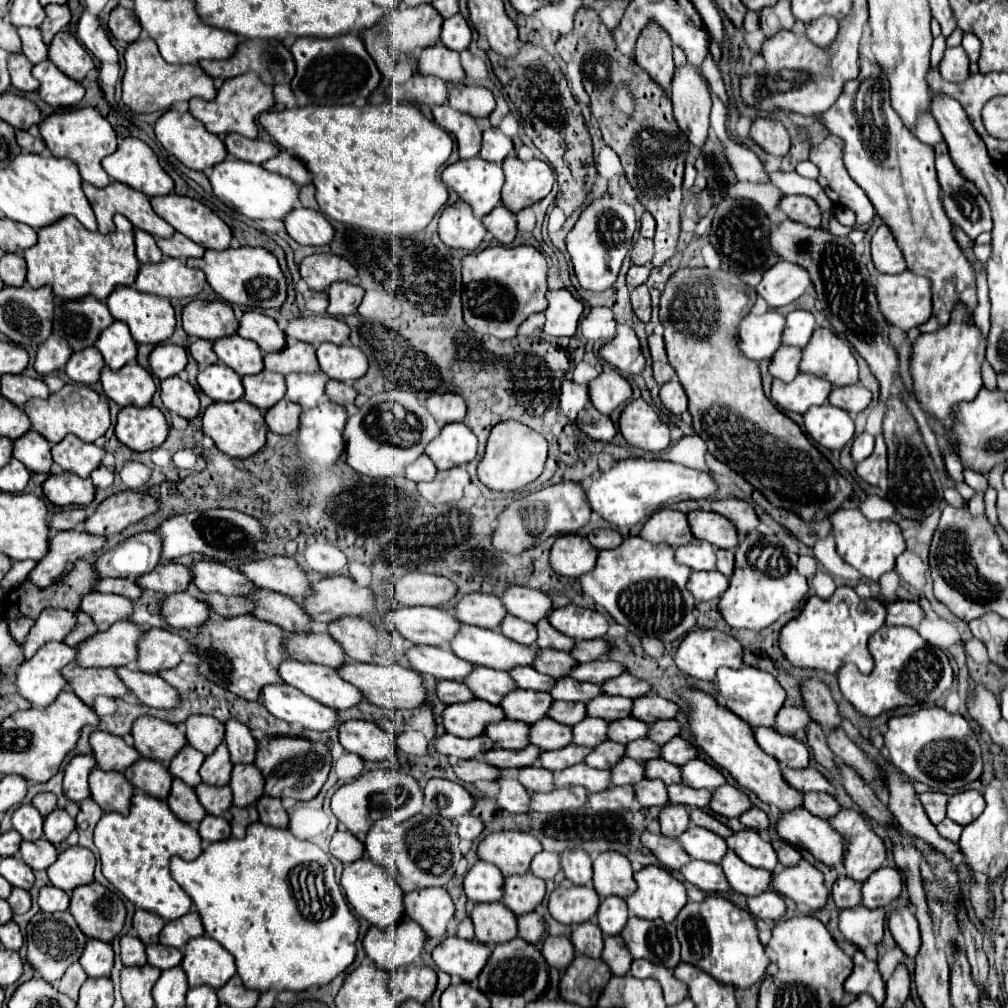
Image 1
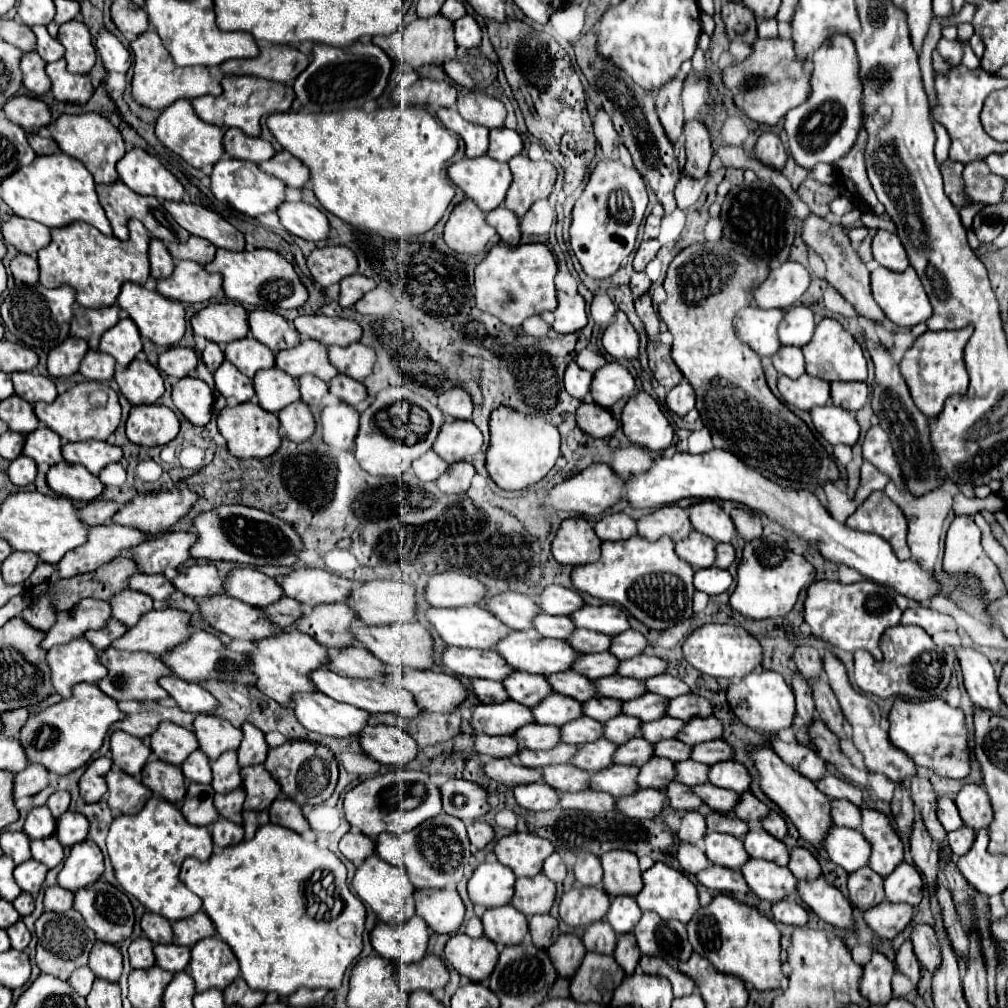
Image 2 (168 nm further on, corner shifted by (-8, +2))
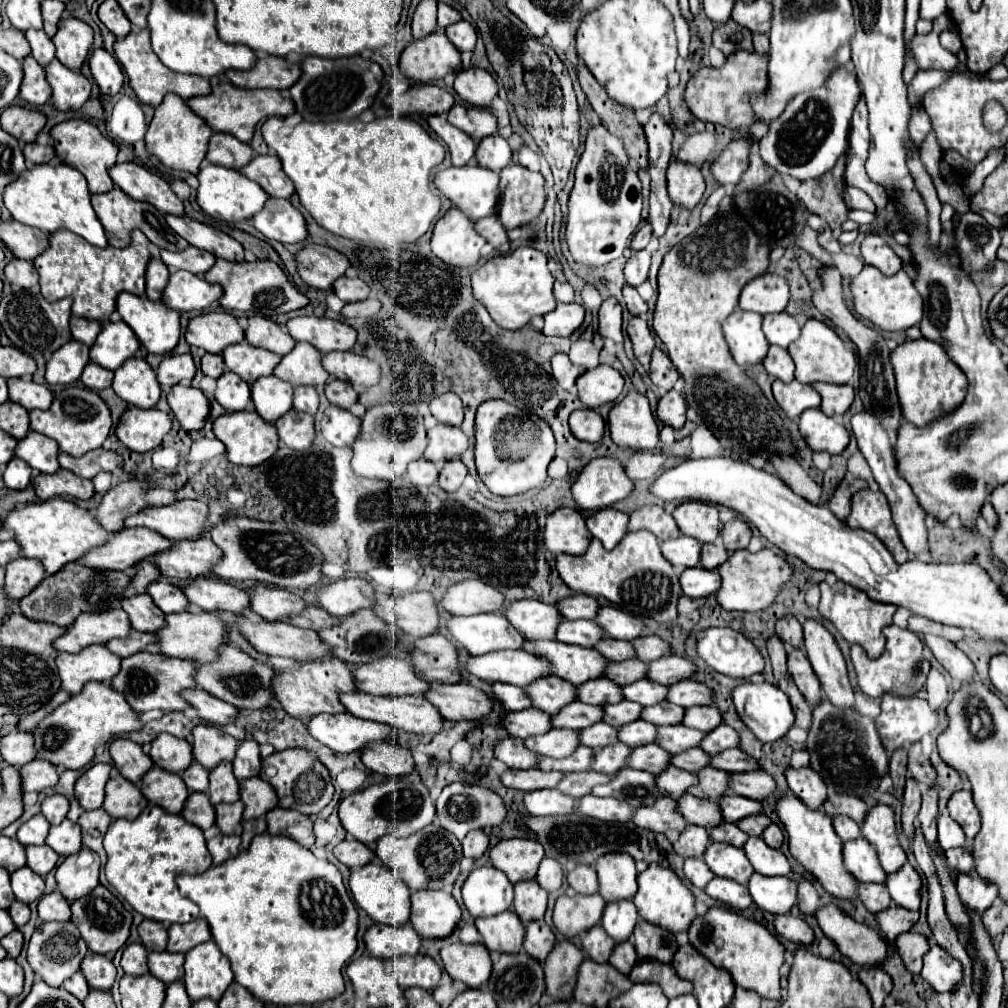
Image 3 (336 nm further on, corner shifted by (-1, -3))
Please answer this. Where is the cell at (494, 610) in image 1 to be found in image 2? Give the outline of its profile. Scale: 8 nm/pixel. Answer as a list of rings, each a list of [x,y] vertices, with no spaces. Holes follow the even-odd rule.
[[[500,593],[486,599],[486,609],[504,621],[510,629],[530,629],[532,617],[538,615],[538,607],[532,597],[522,593]]]

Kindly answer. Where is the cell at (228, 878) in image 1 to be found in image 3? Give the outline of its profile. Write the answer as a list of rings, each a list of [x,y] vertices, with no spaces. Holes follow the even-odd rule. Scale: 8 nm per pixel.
[[[259,834],[259,836],[253,838],[249,850],[237,854],[235,858],[229,858],[227,862],[223,862],[219,866],[211,866],[207,872],[203,872],[199,876],[191,876],[191,874],[177,876],[177,886],[179,886],[179,892],[185,898],[193,900],[199,906],[201,916],[207,918],[215,944],[231,960],[231,968],[233,968],[235,980],[241,982],[241,986],[245,986],[255,998],[261,998],[261,1002],[271,1002],[271,1004],[279,1004],[279,1006],[287,1006],[287,1004],[315,1004],[315,1002],[325,1002],[325,1000],[337,998],[345,990],[345,980],[343,980],[343,972],[341,970],[349,962],[353,952],[357,950],[357,938],[355,938],[357,936],[357,910],[355,910],[355,904],[353,904],[351,896],[347,894],[347,890],[343,886],[341,872],[331,862],[315,858],[307,848],[303,848],[297,842],[293,842],[291,838]]]

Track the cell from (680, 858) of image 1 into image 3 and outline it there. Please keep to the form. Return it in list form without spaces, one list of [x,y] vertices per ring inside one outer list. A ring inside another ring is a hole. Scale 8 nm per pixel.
[[[689,858],[689,860],[685,860],[685,876],[695,884],[695,886],[699,886],[699,888],[705,888],[709,882],[711,882],[711,878],[715,876],[711,870],[709,870],[709,866],[705,866],[705,862],[703,860],[697,860],[697,858]]]

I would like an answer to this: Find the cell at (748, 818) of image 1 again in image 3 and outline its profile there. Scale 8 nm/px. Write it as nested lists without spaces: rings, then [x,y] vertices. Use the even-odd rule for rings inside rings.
[[[771,824],[771,826],[767,826],[765,832],[763,832],[763,840],[765,840],[767,846],[771,846],[771,848],[781,848],[781,844],[783,844],[783,830],[781,830],[777,824]]]

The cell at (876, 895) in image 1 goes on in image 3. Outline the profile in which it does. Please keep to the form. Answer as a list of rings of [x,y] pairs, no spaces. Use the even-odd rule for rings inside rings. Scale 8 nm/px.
[[[905,864],[897,872],[889,874],[885,886],[889,888],[889,894],[897,906],[903,906],[907,910],[919,910],[923,882],[911,864]]]

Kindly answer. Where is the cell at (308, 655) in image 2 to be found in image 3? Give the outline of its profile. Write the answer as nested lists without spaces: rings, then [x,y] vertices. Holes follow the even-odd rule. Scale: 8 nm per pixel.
[[[327,658],[327,660],[315,660],[315,662],[303,662],[297,670],[283,670],[277,672],[273,680],[273,692],[277,702],[283,706],[283,710],[295,718],[311,718],[321,712],[347,712],[345,706],[341,706],[339,694],[345,692],[357,692],[357,686],[353,682],[353,672],[349,666],[345,666],[339,658]]]

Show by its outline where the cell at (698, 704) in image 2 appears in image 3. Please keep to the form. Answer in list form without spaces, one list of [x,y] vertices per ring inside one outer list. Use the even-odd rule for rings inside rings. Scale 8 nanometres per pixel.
[[[693,706],[685,710],[683,724],[707,734],[709,730],[715,730],[717,726],[723,724],[723,716],[715,706]]]

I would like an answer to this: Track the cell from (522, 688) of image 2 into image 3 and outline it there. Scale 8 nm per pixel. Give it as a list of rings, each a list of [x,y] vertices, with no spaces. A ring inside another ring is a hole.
[[[557,676],[539,678],[533,684],[525,686],[525,692],[531,696],[535,708],[541,708],[549,714],[557,714],[561,706],[567,706],[569,702],[577,700],[577,686]]]

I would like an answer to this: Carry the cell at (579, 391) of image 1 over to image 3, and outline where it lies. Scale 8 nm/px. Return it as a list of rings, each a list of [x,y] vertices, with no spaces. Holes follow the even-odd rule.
[[[559,352],[551,358],[551,366],[553,366],[553,376],[557,380],[557,384],[563,388],[563,390],[573,390],[575,386],[575,380],[585,372],[583,366],[575,366],[567,354]]]

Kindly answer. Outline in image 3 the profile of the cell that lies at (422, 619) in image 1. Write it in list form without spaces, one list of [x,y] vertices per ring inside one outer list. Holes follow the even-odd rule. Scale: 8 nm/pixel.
[[[503,606],[503,610],[497,610],[497,612],[481,612],[481,614],[475,614],[475,616],[453,616],[453,618],[451,618],[449,622],[447,622],[447,628],[449,628],[449,632],[451,632],[451,636],[455,638],[455,642],[457,642],[457,644],[461,644],[463,648],[467,648],[467,650],[469,650],[469,652],[471,652],[473,656],[477,656],[477,654],[485,654],[485,652],[495,652],[495,650],[519,650],[519,648],[523,646],[523,642],[525,642],[525,638],[523,638],[523,636],[521,636],[521,634],[519,634],[519,632],[517,632],[517,630],[515,630],[515,628],[513,628],[511,624],[509,624],[509,620],[507,620],[507,618],[503,616],[504,610],[505,610],[505,606]]]

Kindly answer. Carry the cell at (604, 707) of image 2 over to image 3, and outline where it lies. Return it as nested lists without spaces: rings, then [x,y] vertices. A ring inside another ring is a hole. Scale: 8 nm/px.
[[[623,700],[619,704],[611,704],[611,706],[605,706],[605,722],[615,726],[615,728],[621,728],[625,726],[627,722],[633,722],[641,716],[641,710],[643,706],[637,704],[637,702],[629,702],[629,700]]]

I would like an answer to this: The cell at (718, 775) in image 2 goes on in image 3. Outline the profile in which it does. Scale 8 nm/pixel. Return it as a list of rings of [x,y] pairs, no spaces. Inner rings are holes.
[[[765,770],[755,772],[741,772],[731,776],[731,790],[739,796],[751,798],[751,800],[765,800],[775,792],[777,784],[773,776],[769,776]]]

